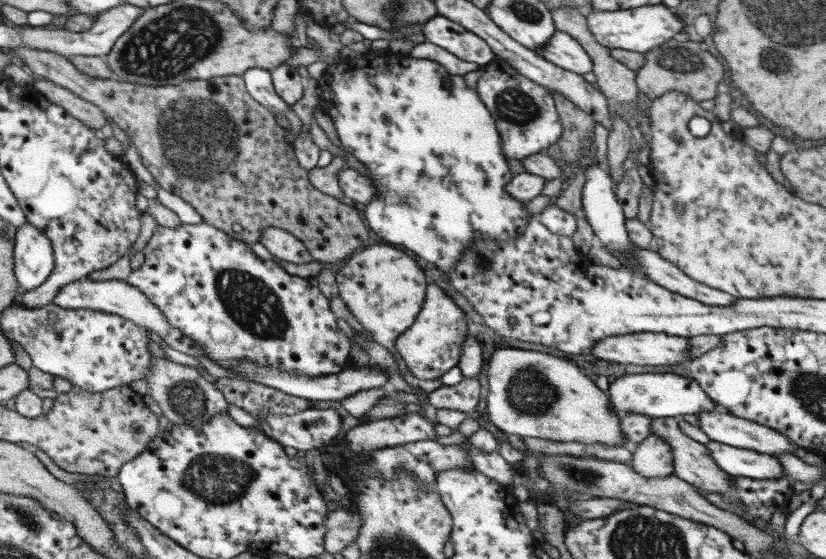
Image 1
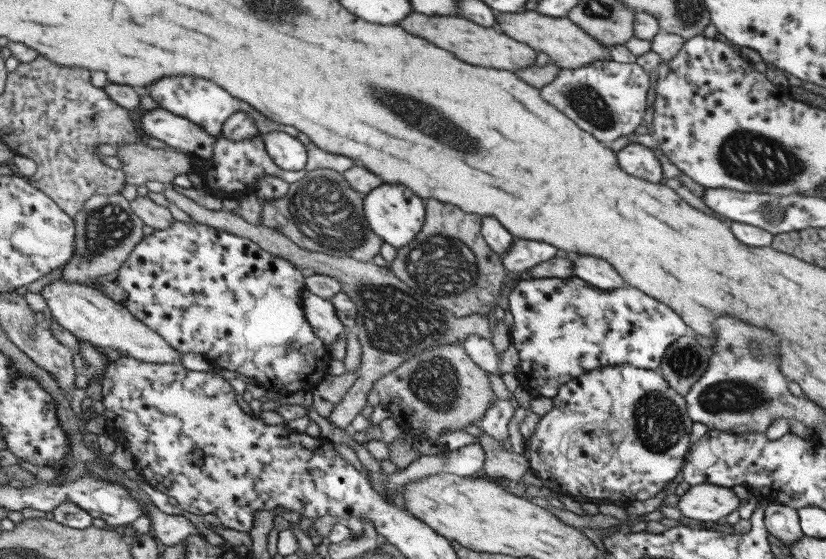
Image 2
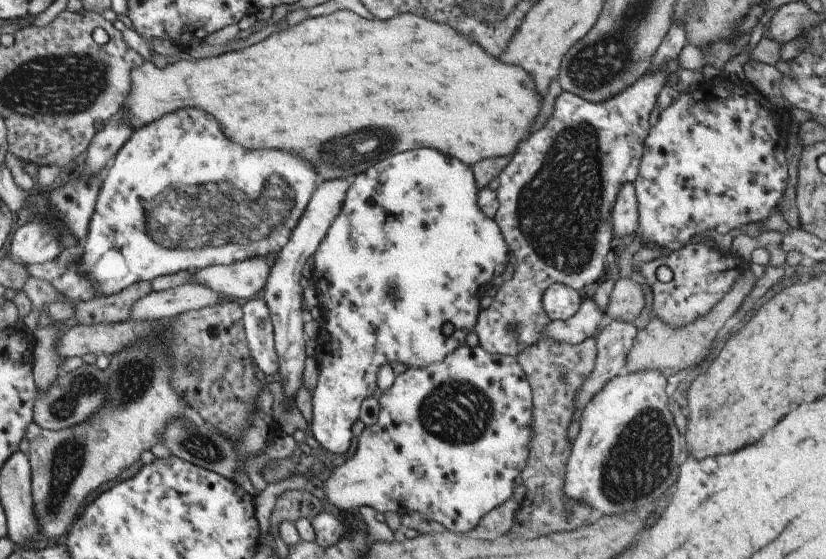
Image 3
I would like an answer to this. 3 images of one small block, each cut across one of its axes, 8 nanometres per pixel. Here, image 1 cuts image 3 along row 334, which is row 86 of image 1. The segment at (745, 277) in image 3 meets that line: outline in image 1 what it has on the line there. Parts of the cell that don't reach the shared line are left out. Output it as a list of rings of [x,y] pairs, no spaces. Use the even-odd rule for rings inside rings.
[[[680,36],[680,38],[682,38],[682,40],[668,40],[659,48],[654,48],[653,50],[644,53],[646,64],[644,64],[640,70],[635,72],[636,85],[639,92],[644,92],[651,101],[654,101],[654,98],[662,96],[671,90],[684,92],[686,96],[690,96],[698,103],[716,98],[716,88],[718,88],[718,84],[724,80],[725,72],[722,64],[720,64],[719,60],[706,50],[703,43],[684,40],[684,36]]]

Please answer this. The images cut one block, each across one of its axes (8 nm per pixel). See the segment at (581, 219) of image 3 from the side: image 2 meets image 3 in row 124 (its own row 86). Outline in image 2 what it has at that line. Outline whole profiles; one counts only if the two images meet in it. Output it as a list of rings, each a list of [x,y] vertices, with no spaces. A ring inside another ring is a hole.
[[[592,62],[576,70],[561,69],[558,76],[539,89],[542,99],[573,120],[603,144],[610,144],[620,136],[631,135],[640,126],[647,111],[650,88],[649,74],[638,64]]]

